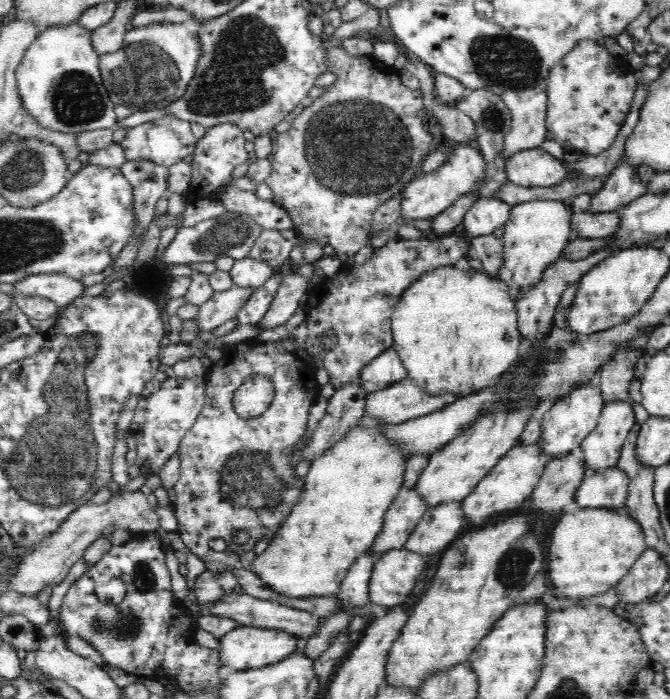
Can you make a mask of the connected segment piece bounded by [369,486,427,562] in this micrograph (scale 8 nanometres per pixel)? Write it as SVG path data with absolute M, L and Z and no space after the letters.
M402 486L384 515L380 534L369 548L374 562L388 550L404 548L426 510L427 504L421 500L415 486Z

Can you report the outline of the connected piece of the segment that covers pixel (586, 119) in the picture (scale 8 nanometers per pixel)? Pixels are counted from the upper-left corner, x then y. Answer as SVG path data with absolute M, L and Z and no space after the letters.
M592 39L581 40L576 43L576 46L572 47L572 50L568 51L568 54L565 54L553 67L547 78L547 110L546 110L546 126L548 132L552 133L554 141L556 141L561 147L564 148L567 152L576 152L597 155L606 150L610 150L610 146L616 140L616 136L620 130L622 130L622 125L626 121L626 118L630 112L629 108L632 105L635 90L638 86L637 72L632 72L632 68L628 66L628 72L619 72L617 66L620 62L620 59L616 54L612 54L612 50L607 50L604 45L600 45L600 42L597 42Z

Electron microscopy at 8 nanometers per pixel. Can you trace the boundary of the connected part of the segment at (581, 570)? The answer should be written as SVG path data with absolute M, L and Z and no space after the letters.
M575 507L564 512L552 530L548 552L548 576L562 602L575 600L592 604L596 596L615 588L629 568L646 550L641 526L630 516L627 508Z

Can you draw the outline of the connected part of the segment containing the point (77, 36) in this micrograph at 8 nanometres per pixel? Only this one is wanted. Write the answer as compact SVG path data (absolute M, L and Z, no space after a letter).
M78 21L68 26L52 26L28 47L16 67L16 84L26 113L42 127L65 134L115 128L114 112L108 89L104 86L99 55L91 43L91 31Z

